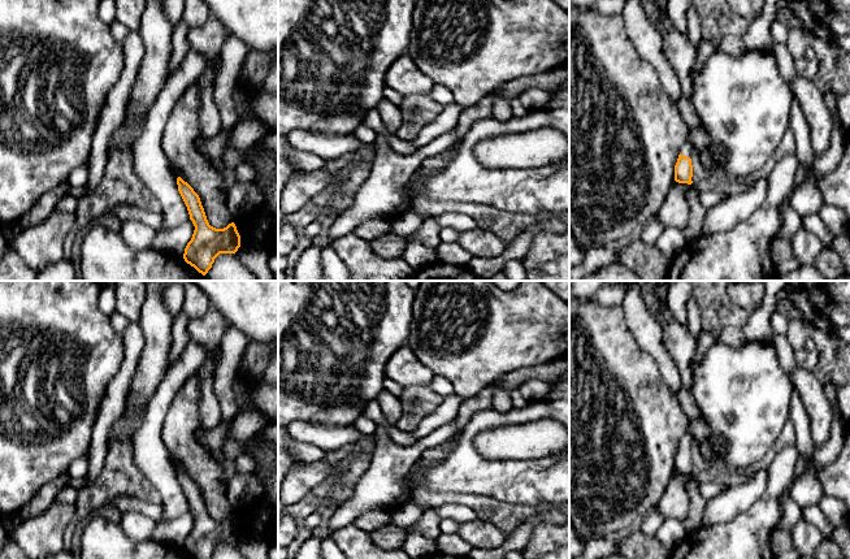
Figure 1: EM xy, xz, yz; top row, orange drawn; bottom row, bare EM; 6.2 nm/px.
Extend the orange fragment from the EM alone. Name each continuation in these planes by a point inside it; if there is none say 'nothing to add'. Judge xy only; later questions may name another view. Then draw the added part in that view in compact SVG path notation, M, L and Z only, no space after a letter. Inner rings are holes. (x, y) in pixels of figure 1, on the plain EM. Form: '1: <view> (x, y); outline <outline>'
nothing to add

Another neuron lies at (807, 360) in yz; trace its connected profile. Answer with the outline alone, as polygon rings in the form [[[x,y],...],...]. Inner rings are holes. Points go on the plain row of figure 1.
[[[801,350],[795,352],[795,360],[798,367],[808,372],[812,372],[818,365],[819,355],[816,350],[815,351]]]

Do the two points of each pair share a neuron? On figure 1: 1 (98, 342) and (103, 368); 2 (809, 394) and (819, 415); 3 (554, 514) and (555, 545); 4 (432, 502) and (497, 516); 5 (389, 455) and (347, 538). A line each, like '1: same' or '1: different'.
1: same
2: same
3: different
4: same
5: different

